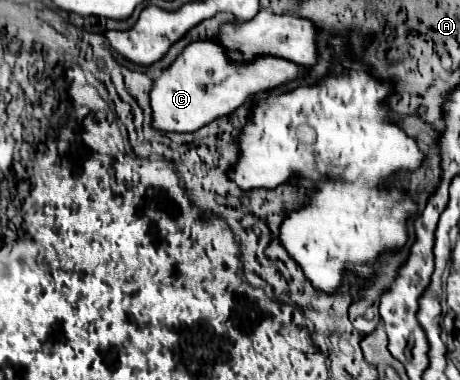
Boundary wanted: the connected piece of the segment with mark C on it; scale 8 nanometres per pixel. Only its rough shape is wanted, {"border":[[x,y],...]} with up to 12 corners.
{"border":[[190,43],[150,91],[154,127],[196,131],[310,67]]}

